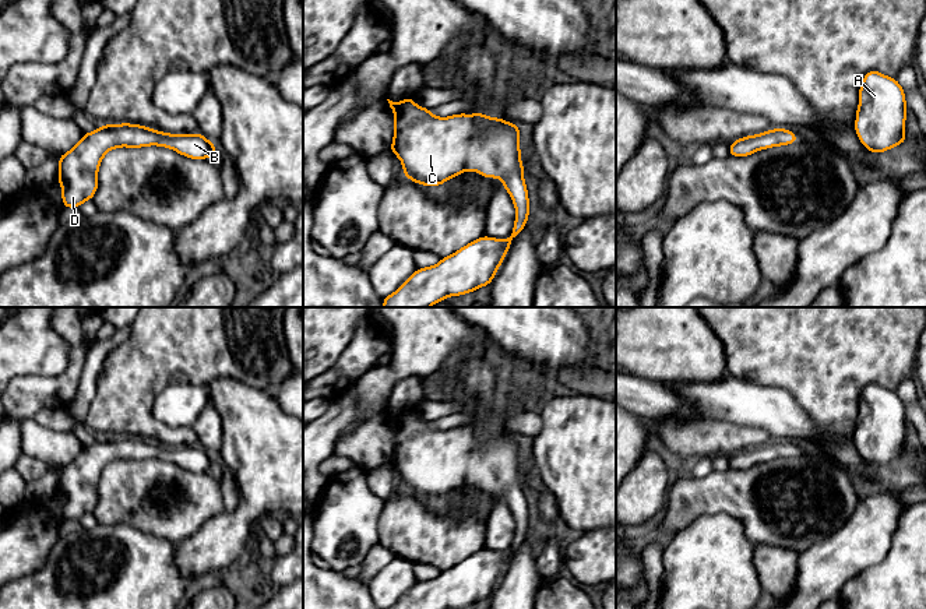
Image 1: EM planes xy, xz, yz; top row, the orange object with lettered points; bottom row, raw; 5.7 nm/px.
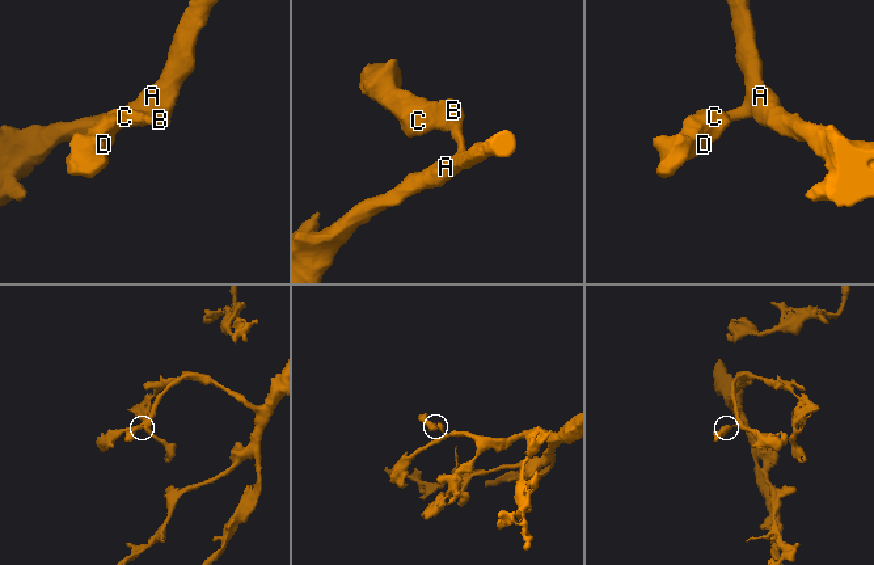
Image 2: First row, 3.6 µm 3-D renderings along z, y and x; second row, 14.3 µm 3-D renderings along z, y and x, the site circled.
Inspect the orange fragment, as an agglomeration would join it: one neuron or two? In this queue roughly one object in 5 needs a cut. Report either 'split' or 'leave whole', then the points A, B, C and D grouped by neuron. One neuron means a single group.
leave whole; A B C D

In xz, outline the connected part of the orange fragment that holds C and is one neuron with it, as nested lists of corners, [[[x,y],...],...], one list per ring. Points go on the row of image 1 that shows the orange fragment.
[[[413,96],[401,102],[387,101],[394,110],[390,151],[399,158],[406,179],[437,187],[465,170],[478,172],[486,179],[500,177],[515,207],[515,219],[508,239],[485,235],[443,257],[436,265],[418,268],[394,293],[383,298],[383,307],[430,307],[448,296],[461,296],[490,285],[513,240],[522,232],[529,218],[529,197],[520,149],[521,127],[482,112],[433,116],[432,109],[418,106]]]

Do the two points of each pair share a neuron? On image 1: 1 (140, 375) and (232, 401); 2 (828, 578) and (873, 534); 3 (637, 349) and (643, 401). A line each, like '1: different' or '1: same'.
1: different
2: same
3: different

